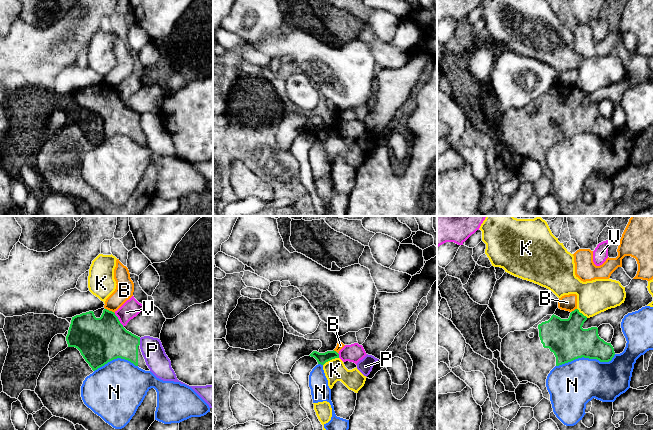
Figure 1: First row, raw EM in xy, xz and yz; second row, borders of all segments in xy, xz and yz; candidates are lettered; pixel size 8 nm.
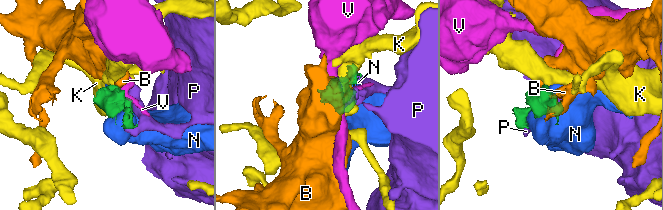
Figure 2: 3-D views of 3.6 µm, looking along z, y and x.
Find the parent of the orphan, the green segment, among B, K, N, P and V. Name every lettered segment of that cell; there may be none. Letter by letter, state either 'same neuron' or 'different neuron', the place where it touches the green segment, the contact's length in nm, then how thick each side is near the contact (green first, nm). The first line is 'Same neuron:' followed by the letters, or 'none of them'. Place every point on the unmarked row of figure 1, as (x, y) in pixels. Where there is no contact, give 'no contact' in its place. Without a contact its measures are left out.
Same neuron: none of them
B: different neuron; contact xy (110, 87); length 90 nm; calibres 360 and 150 nm
K: different neuron; contact xz (330, 135); length 140 nm; calibres 90 and 170 nm
N: different neuron; contact yz (586, 133); length 480 nm; calibres 320 and 360 nm
P: different neuron; contact xy (139, 117); length 60 nm; calibres 320 and 180 nm
V: different neuron; contact xy (118, 96); length 140 nm; calibres 360 and 150 nm

